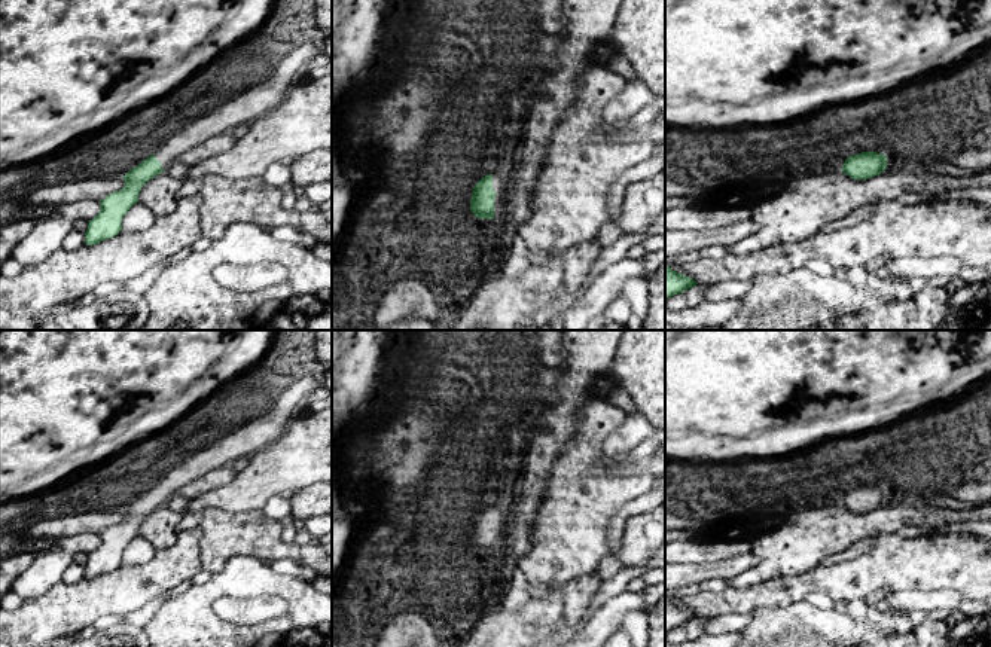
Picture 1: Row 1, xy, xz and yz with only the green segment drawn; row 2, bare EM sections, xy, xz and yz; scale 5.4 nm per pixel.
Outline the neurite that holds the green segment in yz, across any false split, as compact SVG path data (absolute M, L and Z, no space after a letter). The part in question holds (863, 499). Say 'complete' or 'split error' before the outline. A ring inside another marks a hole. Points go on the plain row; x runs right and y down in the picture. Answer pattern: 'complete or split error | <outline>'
complete | M862 485L845 492L842 506L854 513L866 513L881 507L885 501L885 488L876 485Z

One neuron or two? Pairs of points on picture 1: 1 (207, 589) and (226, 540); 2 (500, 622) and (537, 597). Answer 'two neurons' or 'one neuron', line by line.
1: two neurons
2: one neuron

